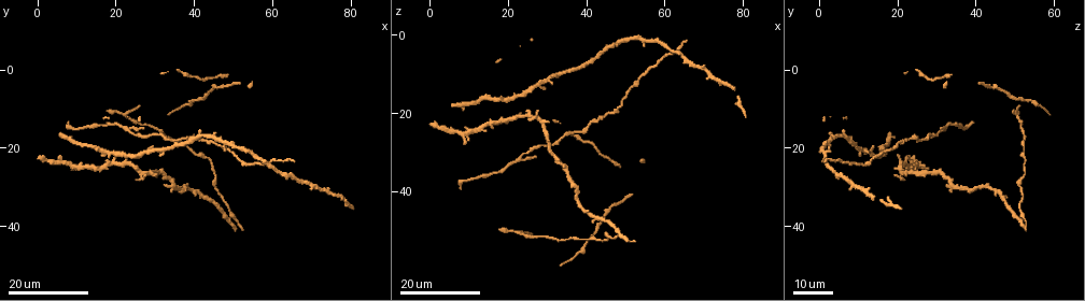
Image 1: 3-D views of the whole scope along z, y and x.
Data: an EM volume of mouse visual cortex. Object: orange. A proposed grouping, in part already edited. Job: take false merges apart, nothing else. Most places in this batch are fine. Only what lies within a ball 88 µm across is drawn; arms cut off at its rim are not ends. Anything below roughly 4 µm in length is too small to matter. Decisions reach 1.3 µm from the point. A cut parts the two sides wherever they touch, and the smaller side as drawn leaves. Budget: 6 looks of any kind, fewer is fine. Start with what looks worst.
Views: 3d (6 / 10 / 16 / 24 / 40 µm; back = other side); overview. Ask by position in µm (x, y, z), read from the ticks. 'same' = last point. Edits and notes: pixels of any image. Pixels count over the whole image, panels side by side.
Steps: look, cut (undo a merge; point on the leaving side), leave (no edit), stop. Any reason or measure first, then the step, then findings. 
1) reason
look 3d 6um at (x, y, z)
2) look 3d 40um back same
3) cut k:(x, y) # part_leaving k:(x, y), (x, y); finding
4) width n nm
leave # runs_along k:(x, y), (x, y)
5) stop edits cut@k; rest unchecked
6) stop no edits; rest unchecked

four or more arms meet
look 3d 16um at (27.0, 27.0, 20.5)

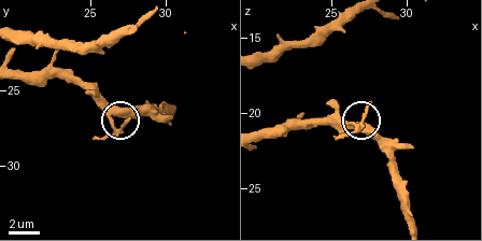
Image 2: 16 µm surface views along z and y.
look 3d 10um at (26.2, 27.0, 20.8)

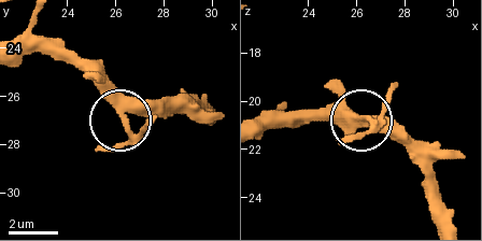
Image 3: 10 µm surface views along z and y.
width 300 nm
leave # all the same cell

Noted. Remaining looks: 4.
calibre changes
look 3d 24um at (50.0, 40.5, 52.5)

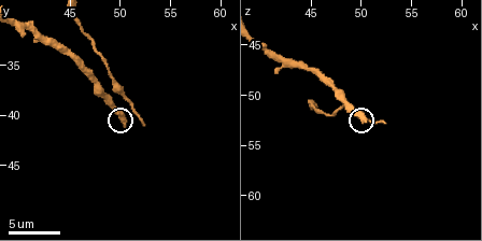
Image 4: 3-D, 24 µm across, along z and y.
zoom in
look 3d 10um at (50.2, 40.0, 52.2)

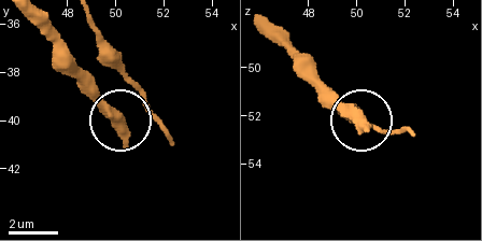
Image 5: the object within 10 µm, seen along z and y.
leave # runs_along 5:(261, 28), (360, 121), (392, 133), (408, 129); one cell here

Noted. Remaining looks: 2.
stop no edits; rest unchecked

